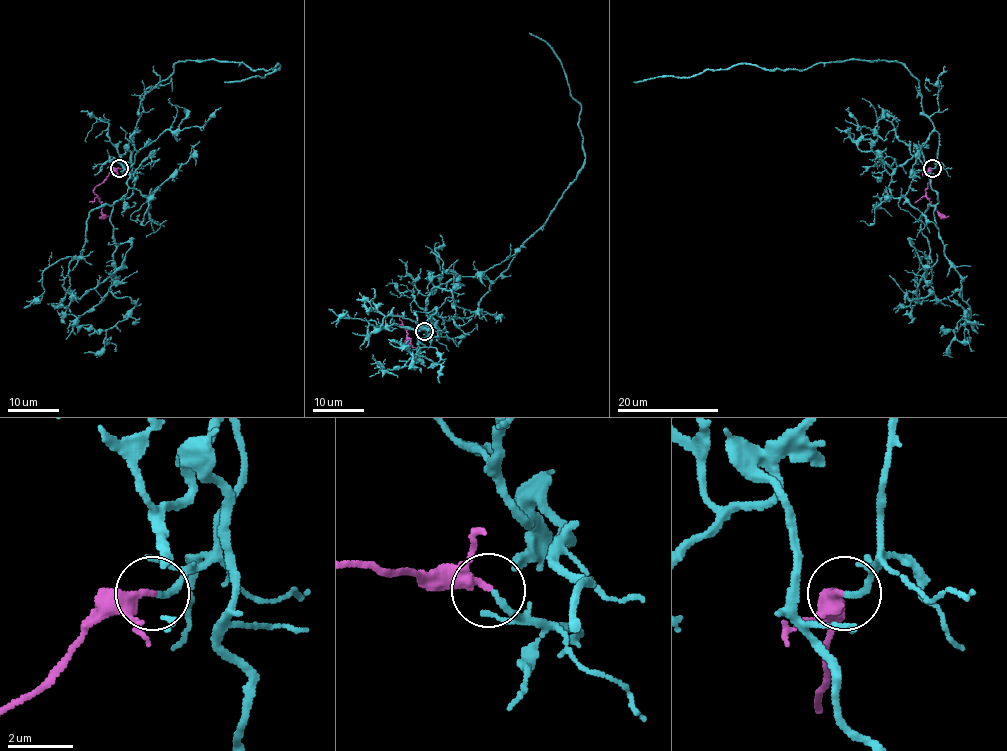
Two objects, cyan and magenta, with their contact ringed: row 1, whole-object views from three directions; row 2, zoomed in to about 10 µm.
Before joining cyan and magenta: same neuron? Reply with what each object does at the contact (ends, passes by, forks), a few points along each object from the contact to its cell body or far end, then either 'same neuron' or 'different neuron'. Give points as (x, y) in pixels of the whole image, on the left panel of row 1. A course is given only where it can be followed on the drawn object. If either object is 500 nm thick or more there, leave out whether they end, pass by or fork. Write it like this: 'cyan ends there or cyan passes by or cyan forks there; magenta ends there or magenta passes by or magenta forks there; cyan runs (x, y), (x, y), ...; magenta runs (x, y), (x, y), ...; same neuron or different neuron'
cyan ends there; magenta ends there; cyan runs (120, 168), (133, 150), (141, 99), (176, 64), (213, 60), (252, 70), (280, 66), (265, 76), (224, 83); magenta runs (119, 168), (96, 187), (94, 193), (101, 204), (101, 212), (106, 217), (111, 216); same neuron

